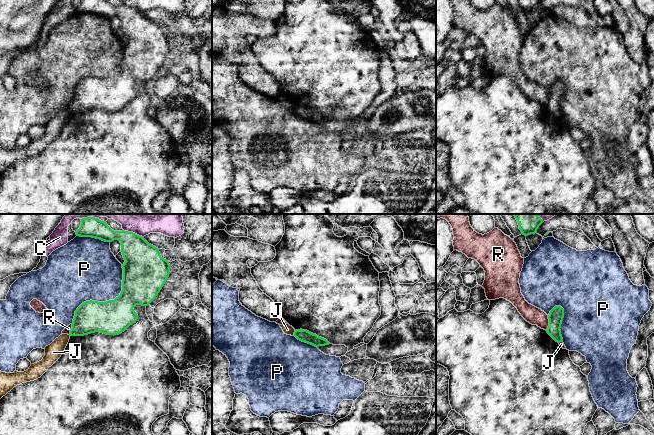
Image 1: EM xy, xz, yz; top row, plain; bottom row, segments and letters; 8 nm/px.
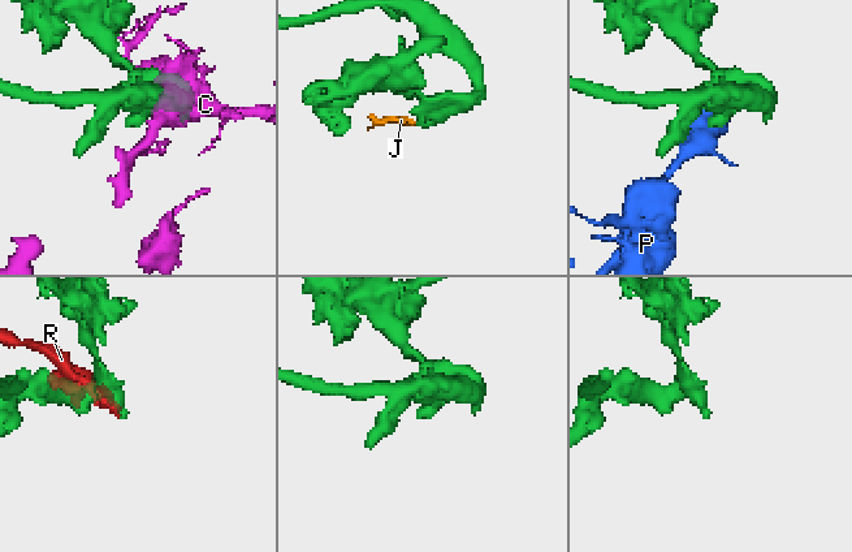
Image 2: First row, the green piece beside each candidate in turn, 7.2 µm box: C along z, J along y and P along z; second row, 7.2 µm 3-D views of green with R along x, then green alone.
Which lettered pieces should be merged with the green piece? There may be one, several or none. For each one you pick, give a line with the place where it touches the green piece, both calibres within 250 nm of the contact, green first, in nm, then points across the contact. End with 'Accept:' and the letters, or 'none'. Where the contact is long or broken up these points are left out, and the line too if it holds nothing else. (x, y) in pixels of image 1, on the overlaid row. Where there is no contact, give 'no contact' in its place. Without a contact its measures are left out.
Accept: none

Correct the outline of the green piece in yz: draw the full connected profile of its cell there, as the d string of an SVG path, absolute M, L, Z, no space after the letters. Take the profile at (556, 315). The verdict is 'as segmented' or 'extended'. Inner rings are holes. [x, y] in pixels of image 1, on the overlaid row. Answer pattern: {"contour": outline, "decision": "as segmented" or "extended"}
{"contour": "M555 306L549 313L549 326L547 333L558 343L563 342L561 335L561 324L564 318L564 309L561 306Z", "decision": "as segmented"}

